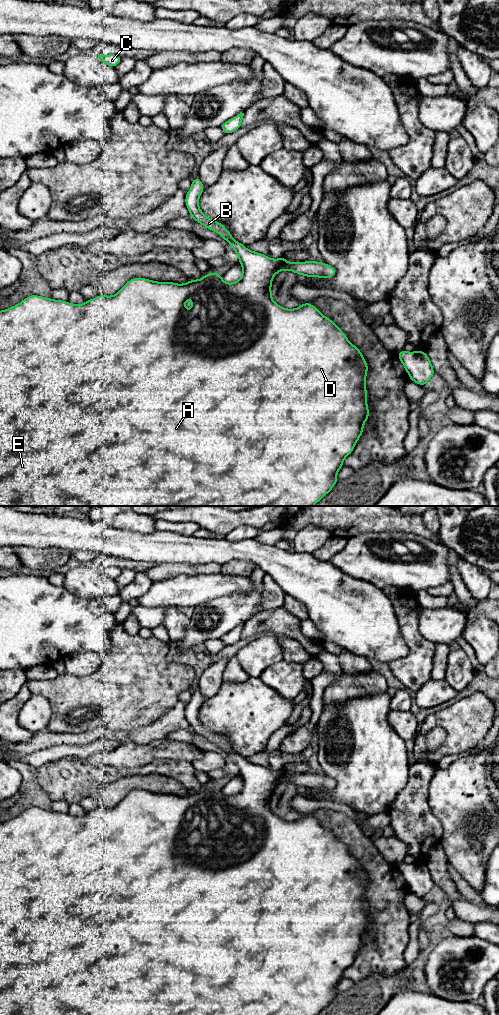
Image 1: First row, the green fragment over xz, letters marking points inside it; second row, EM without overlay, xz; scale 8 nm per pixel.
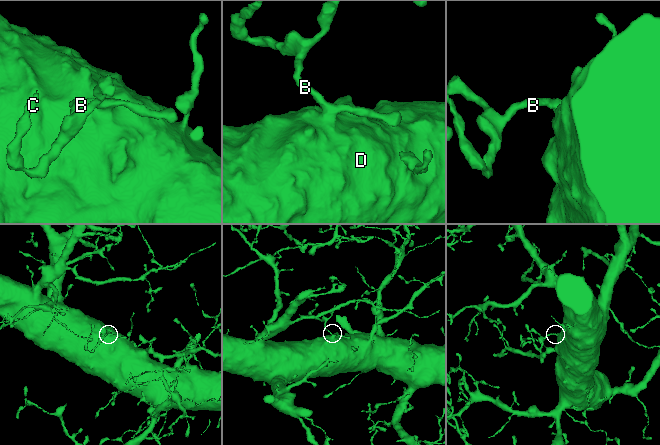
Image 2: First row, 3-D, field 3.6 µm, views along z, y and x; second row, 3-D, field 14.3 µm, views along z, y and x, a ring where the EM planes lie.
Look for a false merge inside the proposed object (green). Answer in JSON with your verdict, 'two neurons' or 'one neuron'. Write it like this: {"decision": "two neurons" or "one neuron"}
{"decision": "one neuron"}

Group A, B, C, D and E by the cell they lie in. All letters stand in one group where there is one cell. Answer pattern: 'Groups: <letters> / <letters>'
Groups: A B C D E

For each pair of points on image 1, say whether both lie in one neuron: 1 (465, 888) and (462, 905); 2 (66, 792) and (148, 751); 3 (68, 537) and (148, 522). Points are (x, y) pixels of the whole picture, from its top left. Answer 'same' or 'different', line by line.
1: different
2: different
3: different

